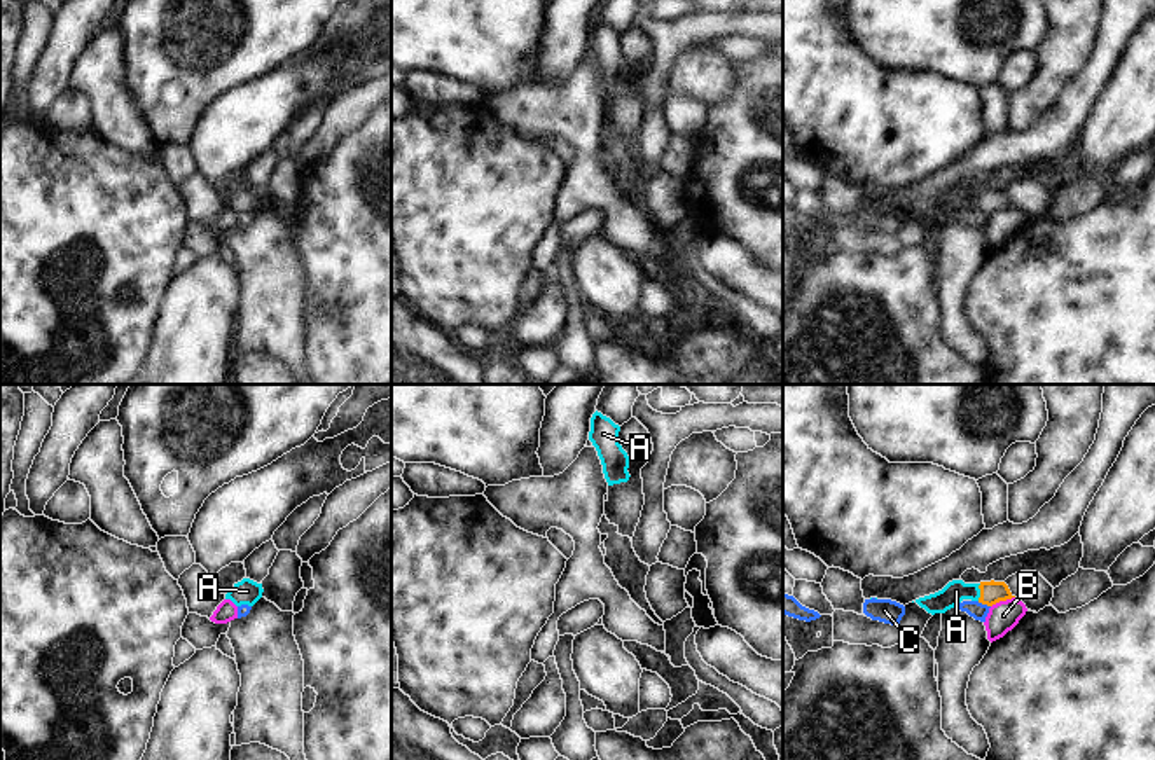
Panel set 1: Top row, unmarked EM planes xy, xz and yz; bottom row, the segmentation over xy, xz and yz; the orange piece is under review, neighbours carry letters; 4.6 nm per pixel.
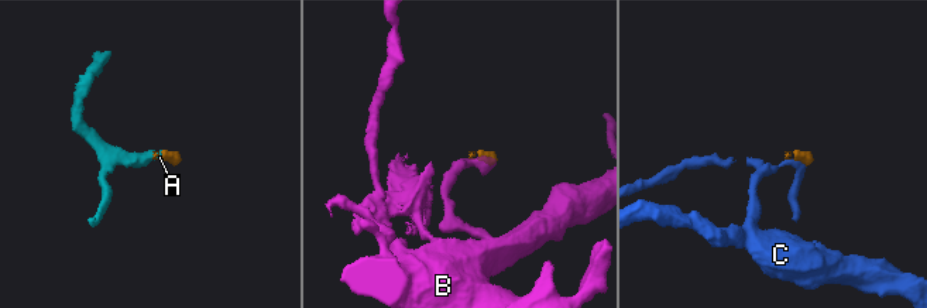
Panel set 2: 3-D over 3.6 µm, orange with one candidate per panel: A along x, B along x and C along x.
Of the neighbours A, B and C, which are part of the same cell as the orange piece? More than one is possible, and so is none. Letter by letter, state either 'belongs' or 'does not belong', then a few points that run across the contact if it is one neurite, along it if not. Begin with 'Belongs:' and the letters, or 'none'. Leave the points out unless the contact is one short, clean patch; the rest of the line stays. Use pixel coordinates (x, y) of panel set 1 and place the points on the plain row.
Belongs: A
A: belongs; line yz (991, 201), (981, 201), (956, 200)
B: does not belong; line yz (1014, 205), (991, 215)
C: does not belong; line yz (977, 210), (989, 215)

